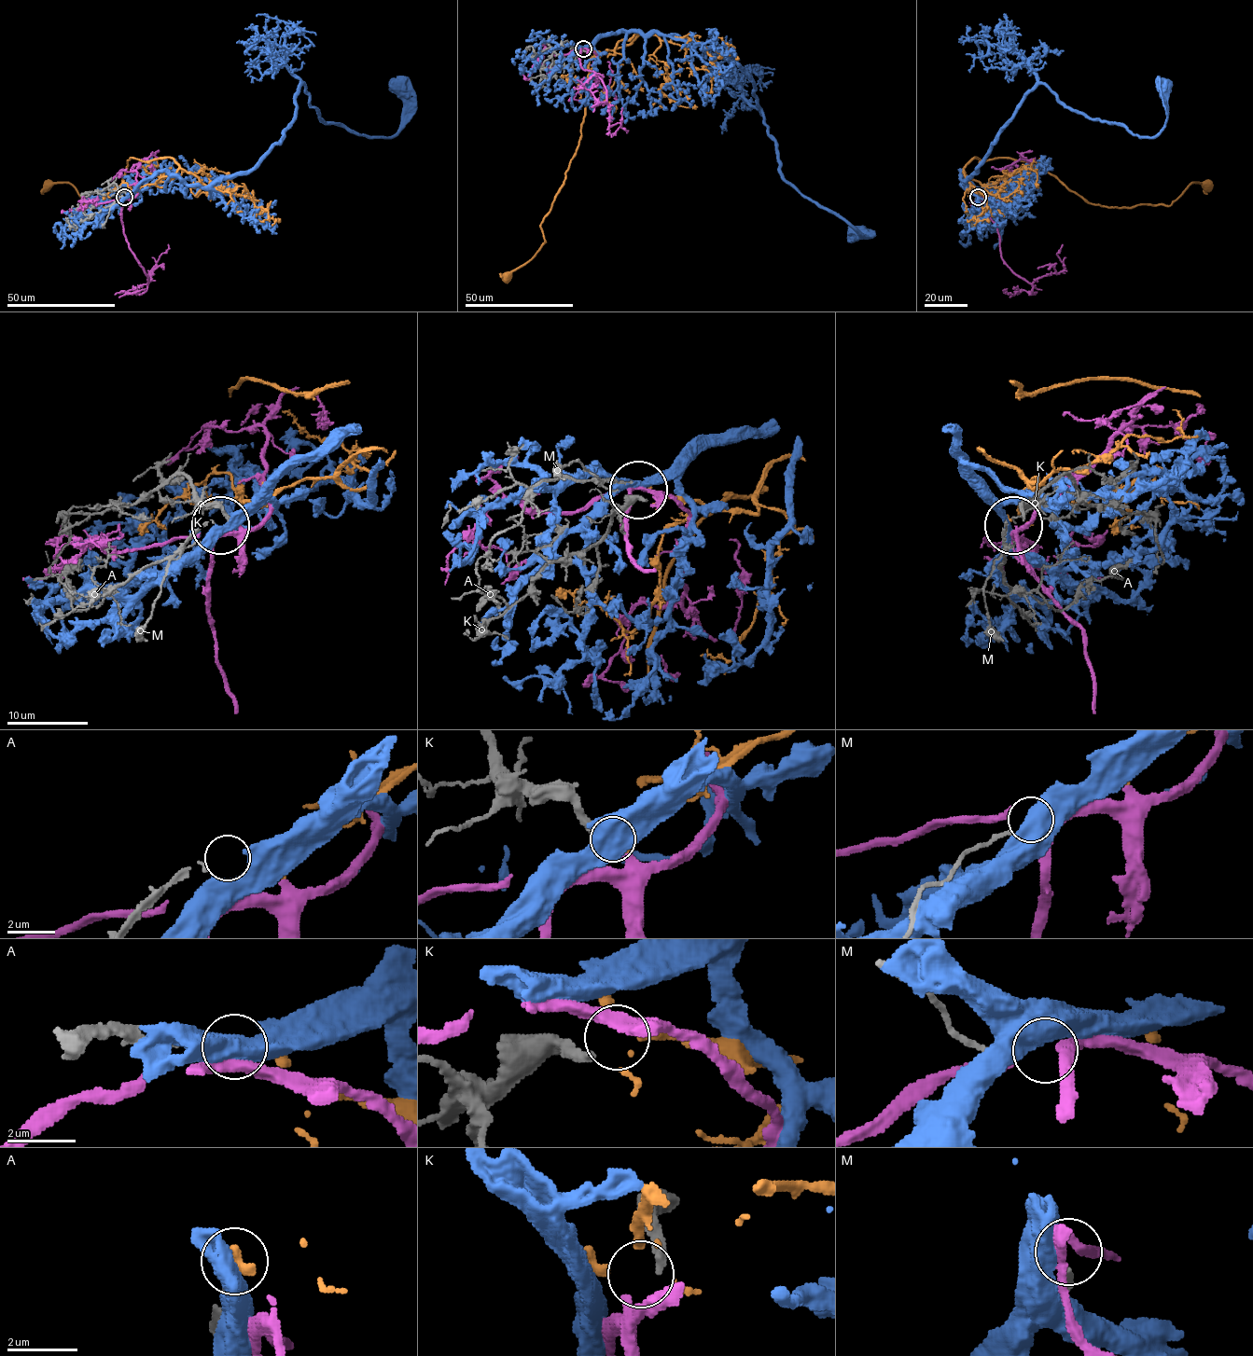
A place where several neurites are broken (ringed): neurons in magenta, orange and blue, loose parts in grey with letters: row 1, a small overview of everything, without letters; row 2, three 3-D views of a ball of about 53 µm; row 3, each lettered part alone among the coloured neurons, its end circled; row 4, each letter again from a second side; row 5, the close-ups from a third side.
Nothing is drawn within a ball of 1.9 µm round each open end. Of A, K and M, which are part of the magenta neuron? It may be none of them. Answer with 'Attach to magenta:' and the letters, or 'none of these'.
Attach to magenta: K

